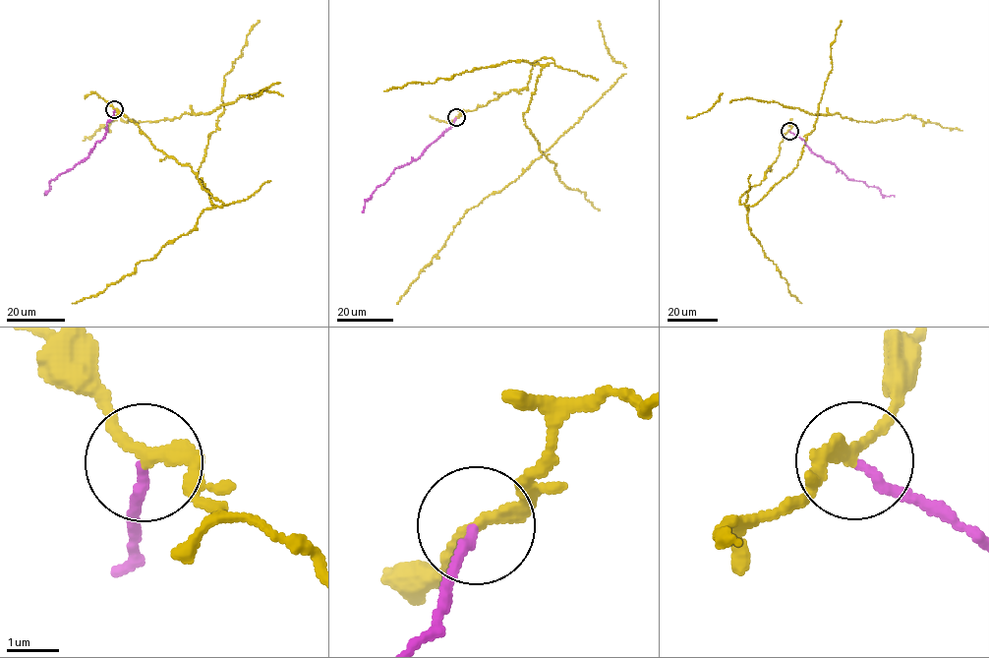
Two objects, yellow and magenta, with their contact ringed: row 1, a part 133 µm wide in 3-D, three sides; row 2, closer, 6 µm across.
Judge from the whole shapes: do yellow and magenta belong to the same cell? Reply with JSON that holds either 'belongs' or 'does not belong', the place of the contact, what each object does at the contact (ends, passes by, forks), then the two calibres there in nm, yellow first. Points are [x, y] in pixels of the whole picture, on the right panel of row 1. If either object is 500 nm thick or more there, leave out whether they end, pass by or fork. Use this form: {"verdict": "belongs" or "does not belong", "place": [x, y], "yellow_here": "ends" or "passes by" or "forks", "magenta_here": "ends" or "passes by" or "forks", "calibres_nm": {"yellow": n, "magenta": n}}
{"verdict": "does not belong", "place": [789, 131], "yellow_here": "passes by", "magenta_here": "ends", "calibres_nm": {"yellow": 200, "magenta": 170}}

